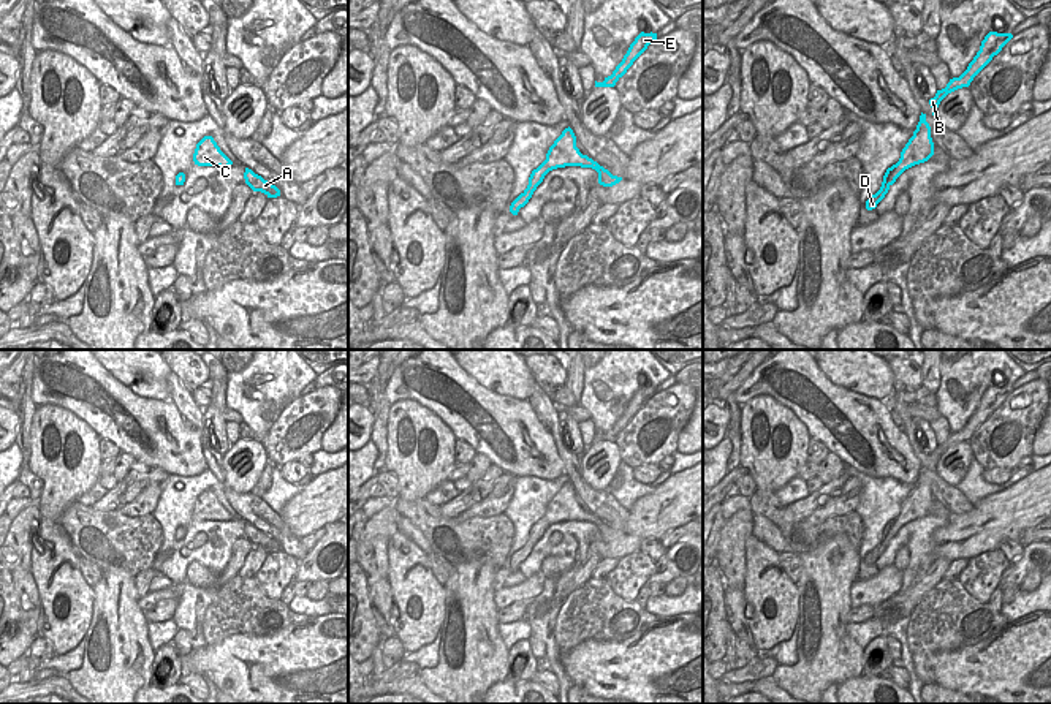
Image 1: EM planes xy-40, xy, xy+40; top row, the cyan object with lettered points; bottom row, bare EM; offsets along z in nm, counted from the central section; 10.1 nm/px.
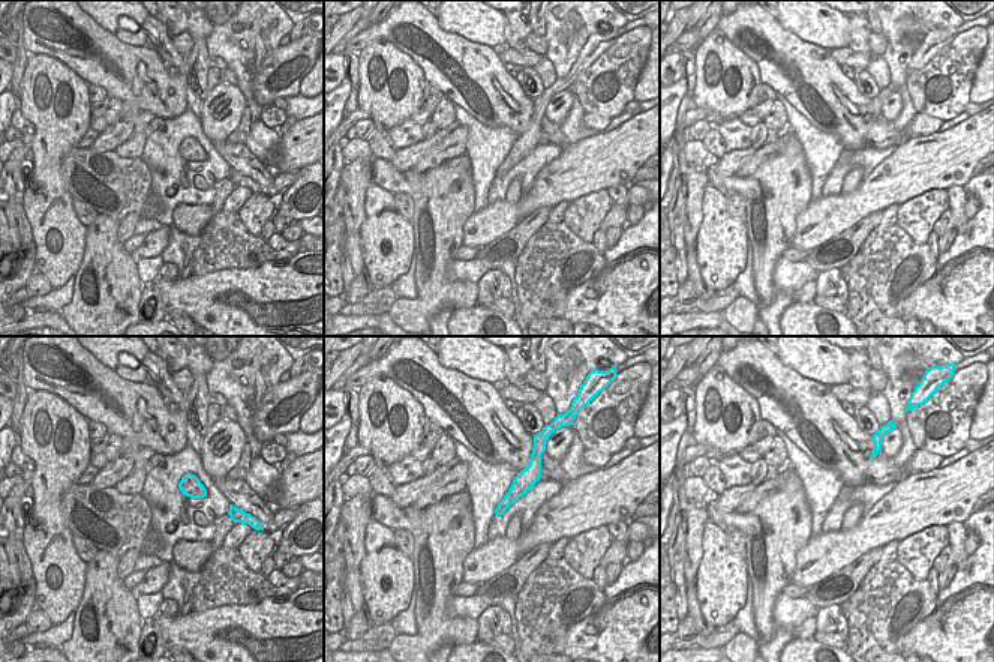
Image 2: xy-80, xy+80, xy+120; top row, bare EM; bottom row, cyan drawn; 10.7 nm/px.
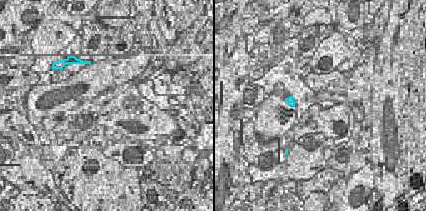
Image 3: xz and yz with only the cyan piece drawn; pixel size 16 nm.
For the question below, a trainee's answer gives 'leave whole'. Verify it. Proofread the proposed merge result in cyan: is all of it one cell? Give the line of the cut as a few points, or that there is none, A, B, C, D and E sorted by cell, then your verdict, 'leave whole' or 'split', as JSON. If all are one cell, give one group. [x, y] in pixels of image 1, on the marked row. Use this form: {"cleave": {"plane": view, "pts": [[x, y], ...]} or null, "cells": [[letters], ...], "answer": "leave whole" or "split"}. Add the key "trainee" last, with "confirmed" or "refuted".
{"cleave": null, "cells": [["A", "B", "C", "D", "E"]], "answer": "leave whole", "trainee": "confirmed"}

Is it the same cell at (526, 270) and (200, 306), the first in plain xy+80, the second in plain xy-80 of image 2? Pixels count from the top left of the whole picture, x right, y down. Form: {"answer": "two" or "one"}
{"answer": "two"}

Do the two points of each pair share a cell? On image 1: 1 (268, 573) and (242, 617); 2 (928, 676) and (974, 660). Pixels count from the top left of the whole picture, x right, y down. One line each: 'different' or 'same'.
1: different
2: different

